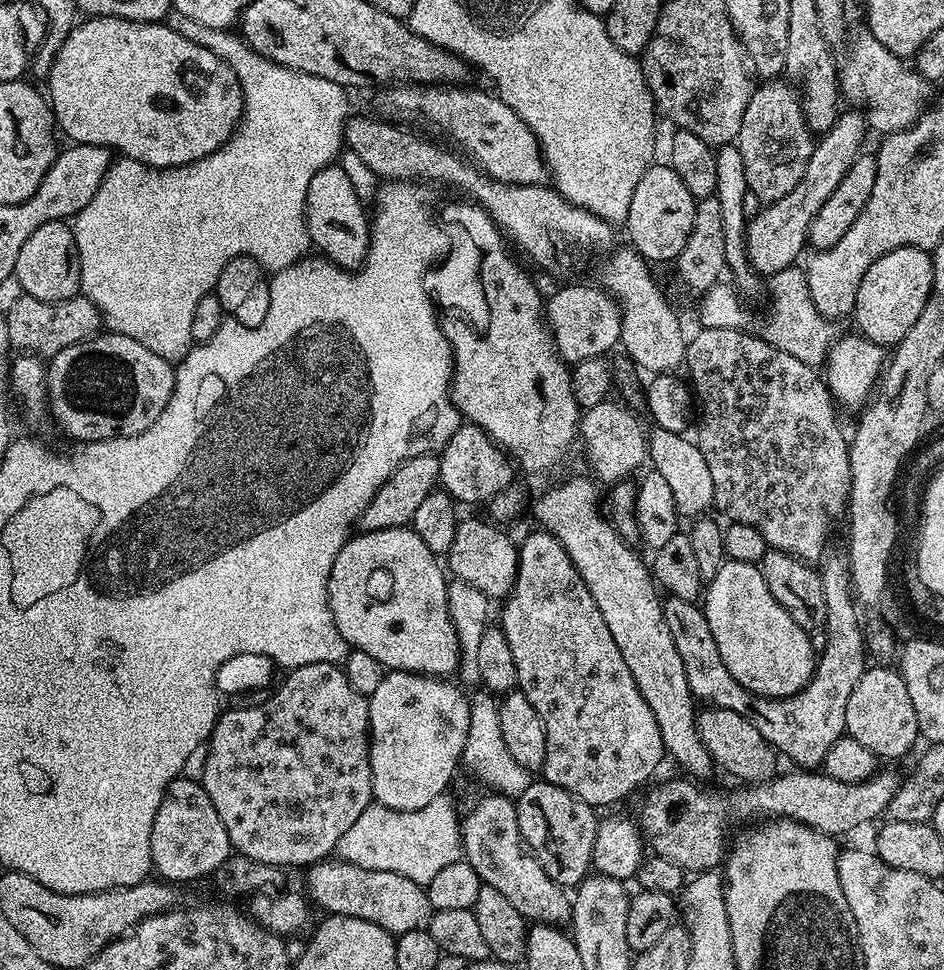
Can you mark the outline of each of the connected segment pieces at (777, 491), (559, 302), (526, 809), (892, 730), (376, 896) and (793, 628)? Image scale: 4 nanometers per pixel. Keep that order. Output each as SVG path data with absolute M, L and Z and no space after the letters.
M700 326L696 330L697 332L693 336L691 333L687 341L684 364L686 369L688 368L687 379L690 381L695 403L698 405L698 416L700 412L700 425L696 428L694 443L702 450L702 458L706 458L706 467L709 468L714 481L715 511L718 510L722 515L729 516L727 519L731 523L754 526L754 530L758 530L758 534L762 534L762 538L768 543L769 549L777 548L786 554L798 557L799 560L819 561L825 555L824 547L828 544L832 523L839 516L841 519L845 515L851 490L850 458L848 457L850 440L846 434L844 437L844 432L836 421L837 409L834 407L832 393L828 390L825 377L817 369L806 366L806 362L798 362L798 358L786 354L786 350L778 350L778 346L770 346L770 342L766 342L759 334L752 333L751 336L751 331L743 328L710 329Z
M568 284L546 300L546 320L556 344L556 355L569 366L595 356L607 357L607 352L620 344L620 305L603 287L595 287Z
M543 778L537 780L537 784L536 781L529 783L527 790L515 801L518 830L529 852L555 884L575 886L590 872L597 809Z
M892 666L865 667L862 678L858 678L858 686L850 693L846 701L845 733L853 736L866 750L870 750L877 758L884 756L888 760L896 760L904 756L916 740L921 739L918 718L914 714L914 702L910 702L910 690L906 690L906 682L899 671Z
M329 858L311 865L306 875L308 890L313 896L311 899L316 899L325 908L325 913L374 922L374 926L382 926L382 930L395 937L410 930L427 928L428 921L432 918L434 909L430 906L427 887L418 882L410 882L410 878L402 878L402 874L366 870L362 866L346 864L339 858Z
M725 559L718 574L707 581L702 607L706 622L710 622L714 642L718 642L718 654L726 670L730 670L730 674L734 674L734 678L738 678L746 690L759 696L793 696L807 686L816 669L817 657L817 653L812 651L809 633L804 632L802 626L798 626L798 622L786 614L786 610L782 610L778 598L770 594L770 586L766 586L766 578L762 578L757 565Z

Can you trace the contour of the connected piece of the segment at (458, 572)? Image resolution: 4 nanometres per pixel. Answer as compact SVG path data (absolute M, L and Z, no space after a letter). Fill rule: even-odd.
M461 519L454 530L454 540L446 553L446 568L455 579L470 582L489 598L507 597L516 581L517 545L495 523ZM448 560L448 564L447 564ZM452 571L452 572L451 572Z

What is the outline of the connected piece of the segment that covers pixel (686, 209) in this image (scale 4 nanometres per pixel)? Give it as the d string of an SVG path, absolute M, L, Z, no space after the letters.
M656 162L638 178L638 186L634 186L634 198L630 198L630 210L626 221L631 247L635 248L645 260L675 261L676 256L686 246L694 226L694 214L697 201L686 190L682 178L667 163Z

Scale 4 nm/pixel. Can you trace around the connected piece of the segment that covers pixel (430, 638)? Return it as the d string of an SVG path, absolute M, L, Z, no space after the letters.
M411 526L349 535L347 542L342 546L342 550L338 550L338 558L334 558L334 566L330 566L330 574L328 575L328 605L332 611L334 622L338 626L338 634L342 634L345 645L349 649L370 654L371 657L376 658L381 663L385 670L417 672L423 676L439 676L441 678L451 677L451 672L453 675L460 666L460 643L456 637L456 631L452 625L450 610L448 609L446 572L441 561L439 564L436 560L439 560L437 553L432 552L430 546L426 546L426 542L422 542L422 538L418 538L418 534Z

